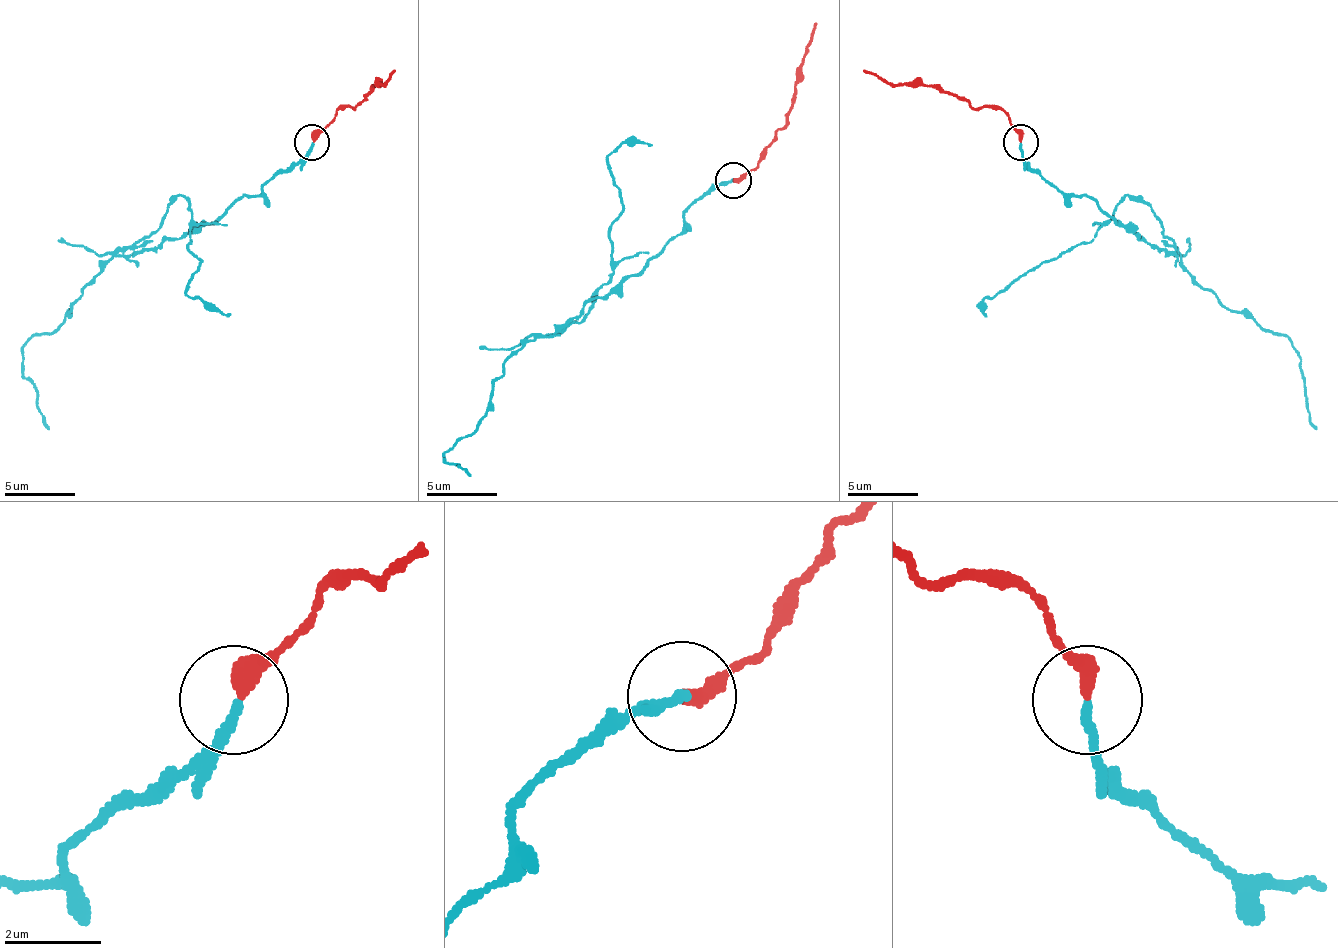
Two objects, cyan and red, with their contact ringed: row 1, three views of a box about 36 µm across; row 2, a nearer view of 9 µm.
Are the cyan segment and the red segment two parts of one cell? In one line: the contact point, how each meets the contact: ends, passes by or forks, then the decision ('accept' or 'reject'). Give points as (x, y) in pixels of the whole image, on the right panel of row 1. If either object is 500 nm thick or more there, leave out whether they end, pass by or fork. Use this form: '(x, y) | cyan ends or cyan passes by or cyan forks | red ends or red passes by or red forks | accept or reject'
(1020, 142) | cyan ends | red ends | reject

